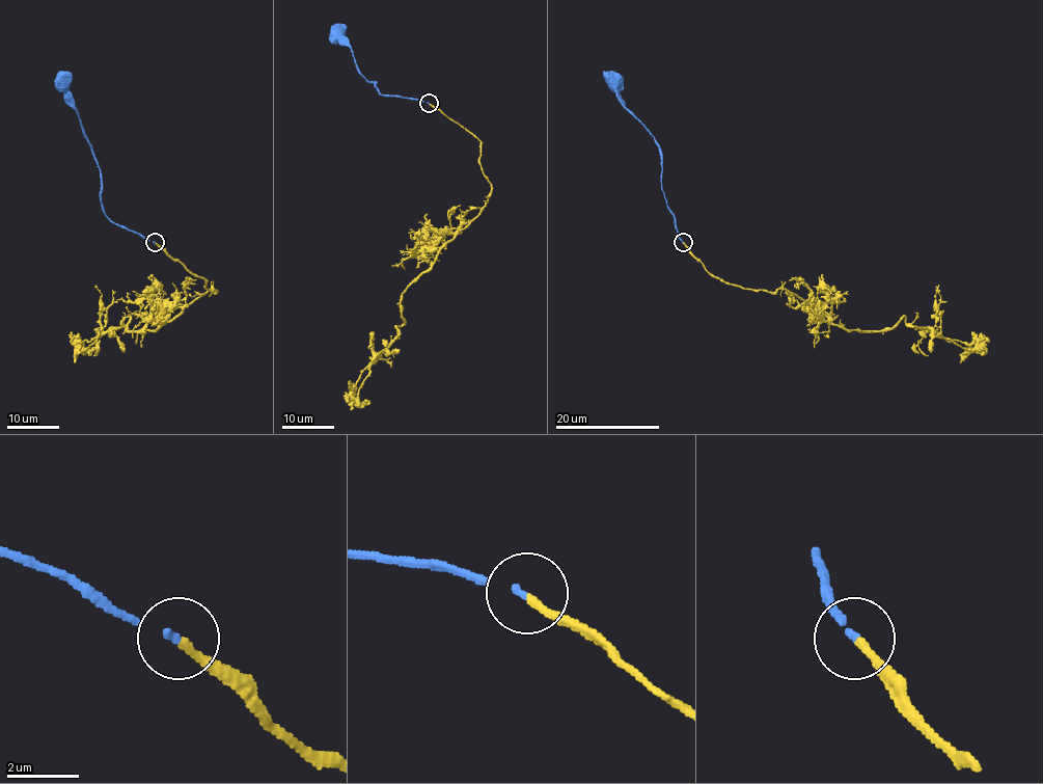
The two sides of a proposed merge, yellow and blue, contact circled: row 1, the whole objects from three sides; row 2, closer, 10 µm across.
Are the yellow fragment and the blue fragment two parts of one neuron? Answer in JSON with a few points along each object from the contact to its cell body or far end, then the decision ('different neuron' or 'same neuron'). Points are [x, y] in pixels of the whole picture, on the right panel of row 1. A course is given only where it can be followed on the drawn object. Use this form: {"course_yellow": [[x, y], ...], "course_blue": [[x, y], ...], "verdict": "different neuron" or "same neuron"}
{"course_yellow": [[683, 243], [722, 280], [752, 290], [786, 289], [846, 330], [890, 330], [903, 317], [968, 350], [982, 347]], "course_blue": [[683, 243], [661, 187], [658, 143], [624, 106], [612, 82]], "verdict": "same neuron"}

